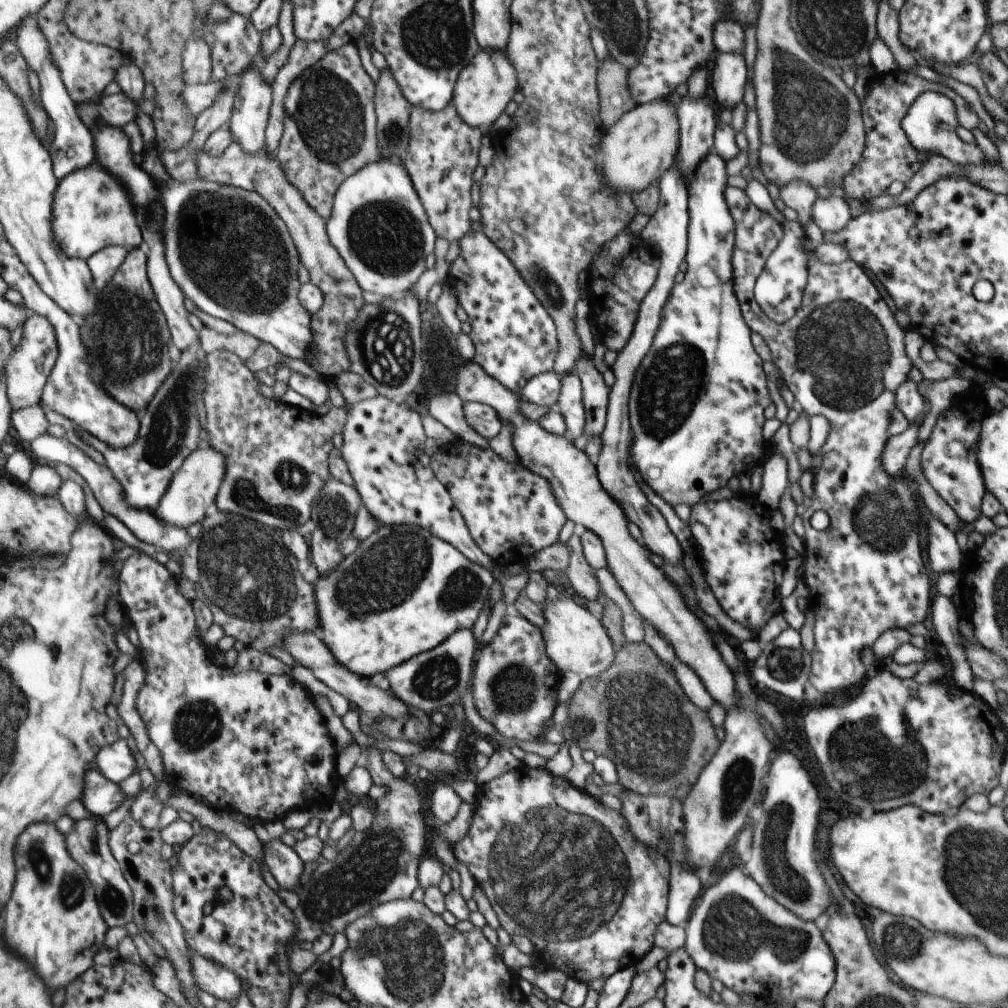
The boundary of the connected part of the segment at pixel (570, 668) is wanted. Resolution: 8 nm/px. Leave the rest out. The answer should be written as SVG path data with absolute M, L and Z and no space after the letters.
M558 596L555 600L545 601L541 610L544 625L539 630L545 643L546 655L559 672L574 672L584 680L602 673L614 660L610 638L597 617L591 616L583 606L575 604L571 597Z

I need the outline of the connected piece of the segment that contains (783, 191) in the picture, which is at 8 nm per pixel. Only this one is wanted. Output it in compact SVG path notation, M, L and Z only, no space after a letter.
M799 179L789 181L788 185L780 186L778 190L781 202L792 208L797 213L797 222L802 226L810 220L810 208L815 200L815 191L805 182Z

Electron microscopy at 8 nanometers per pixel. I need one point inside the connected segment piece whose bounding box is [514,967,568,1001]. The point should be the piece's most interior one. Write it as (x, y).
(549, 983)

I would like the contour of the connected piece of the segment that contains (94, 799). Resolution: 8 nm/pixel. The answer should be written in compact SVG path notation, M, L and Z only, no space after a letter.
M93 770L86 778L88 788L83 804L93 816L106 817L117 810L126 799L126 794L119 783L109 780L100 771Z

